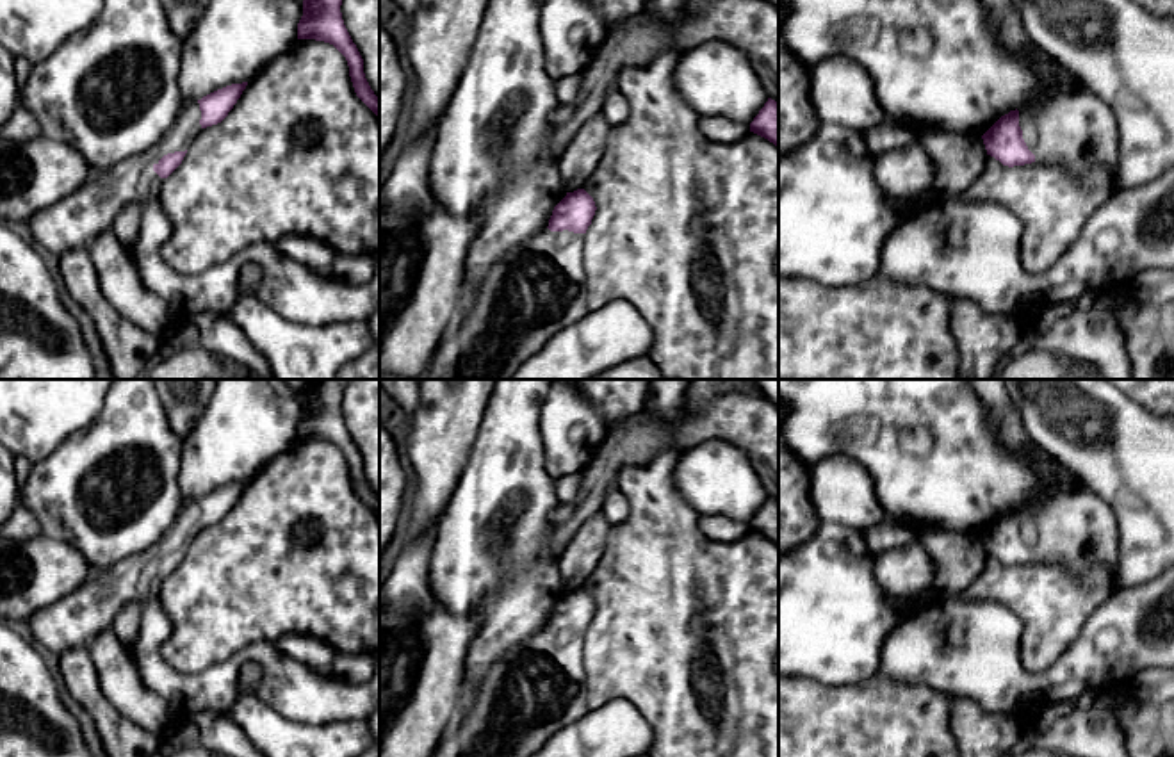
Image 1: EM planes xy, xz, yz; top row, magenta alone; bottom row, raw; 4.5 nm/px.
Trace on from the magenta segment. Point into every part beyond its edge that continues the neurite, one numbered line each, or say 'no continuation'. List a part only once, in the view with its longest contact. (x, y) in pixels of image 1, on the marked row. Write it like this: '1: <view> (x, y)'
1: xy (75, 221)

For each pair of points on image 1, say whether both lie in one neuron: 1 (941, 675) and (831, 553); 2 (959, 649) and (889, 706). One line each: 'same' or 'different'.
1: different
2: different

